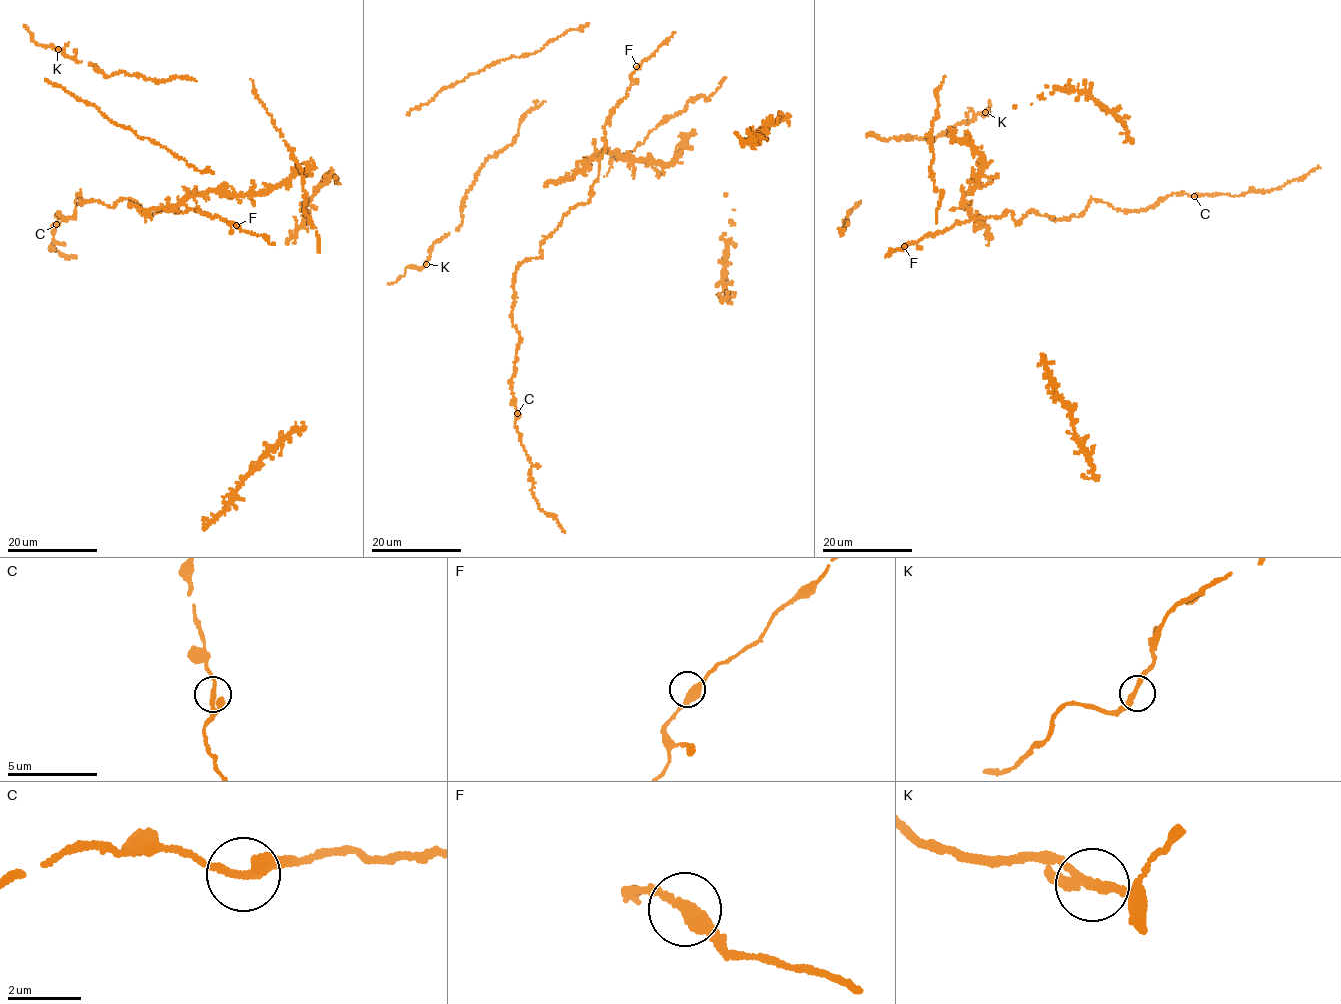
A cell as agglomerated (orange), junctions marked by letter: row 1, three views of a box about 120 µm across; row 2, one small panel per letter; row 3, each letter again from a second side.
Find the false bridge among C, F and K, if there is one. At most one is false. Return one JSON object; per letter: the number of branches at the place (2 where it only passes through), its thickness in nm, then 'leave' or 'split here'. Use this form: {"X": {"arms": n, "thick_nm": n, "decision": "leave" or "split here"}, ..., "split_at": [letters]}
{"C": {"arms": 2, "thick_nm": 300, "decision": "split here"}, "F": {"arms": 2, "thick_nm": 360, "decision": "leave"}, "K": {"arms": 2, "thick_nm": 280, "decision": "leave"}, "split_at": ["C"]}

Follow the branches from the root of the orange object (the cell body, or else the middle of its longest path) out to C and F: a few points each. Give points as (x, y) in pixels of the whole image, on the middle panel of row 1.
C: (594, 159), (600, 173), (590, 200), (564, 215), (541, 243), (542, 256), (515, 272), (517, 413)
F: (594, 159), (598, 159), (605, 150), (605, 123), (613, 108), (626, 96), (636, 66)

